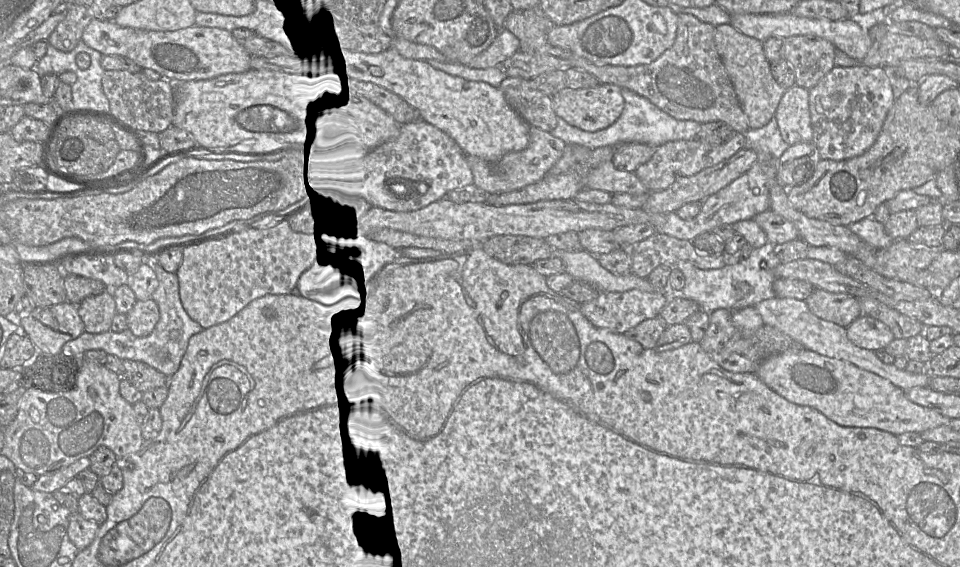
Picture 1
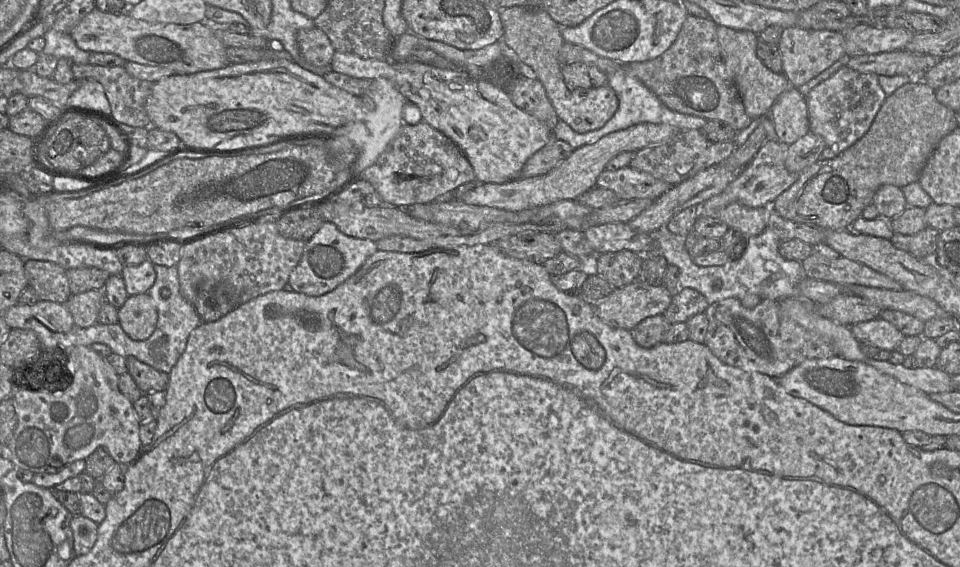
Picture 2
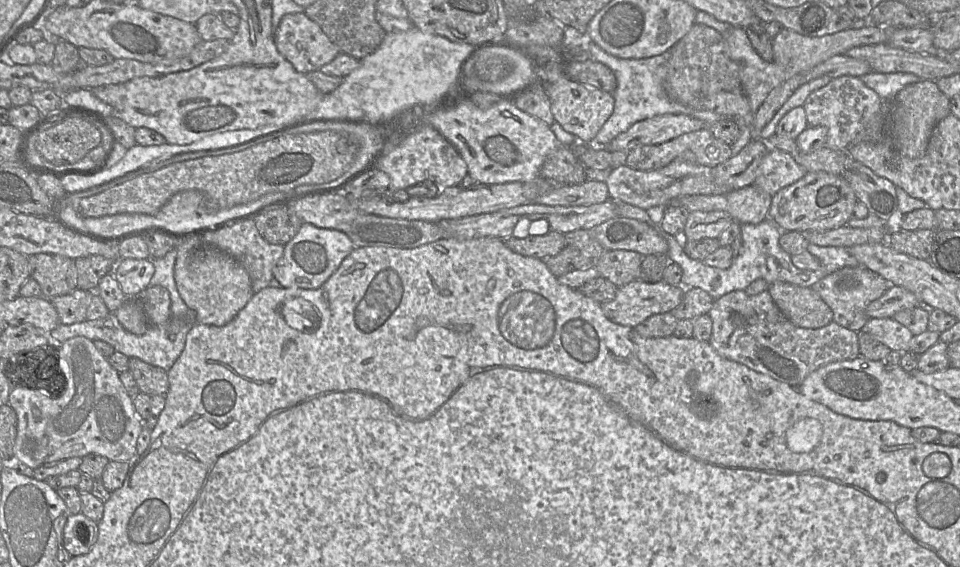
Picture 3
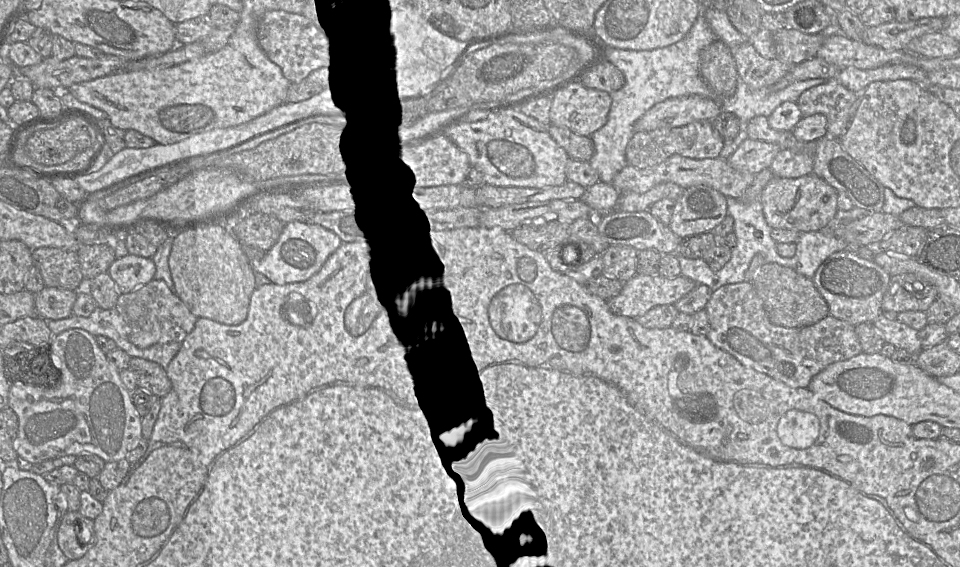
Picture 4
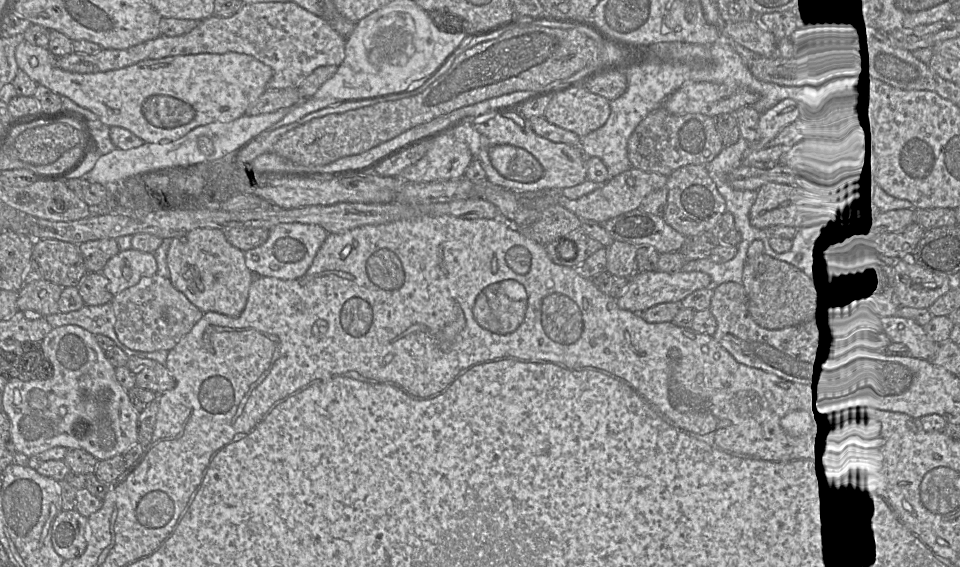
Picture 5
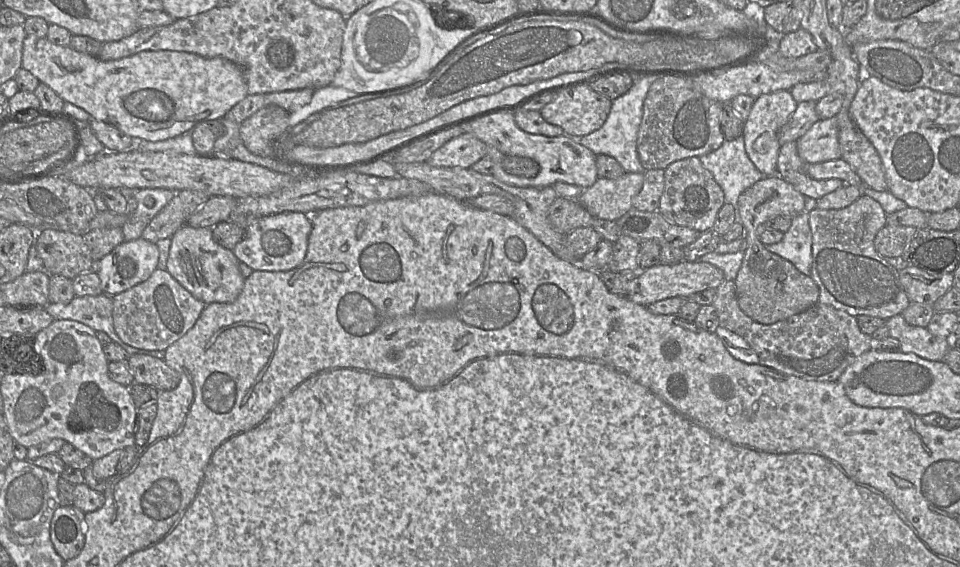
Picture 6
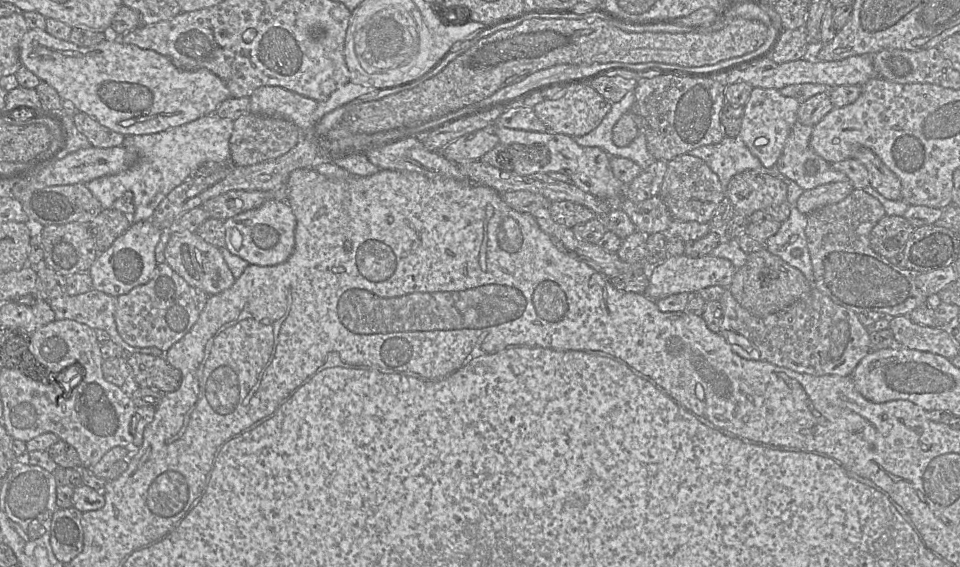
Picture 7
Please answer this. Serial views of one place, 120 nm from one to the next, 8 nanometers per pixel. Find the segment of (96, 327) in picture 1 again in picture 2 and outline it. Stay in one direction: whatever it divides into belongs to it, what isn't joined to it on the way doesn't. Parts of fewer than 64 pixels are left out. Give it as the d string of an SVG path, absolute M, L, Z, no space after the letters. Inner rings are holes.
M89 290L71 295L66 307L71 313L74 324L86 328L98 323L98 314L105 296L101 290Z

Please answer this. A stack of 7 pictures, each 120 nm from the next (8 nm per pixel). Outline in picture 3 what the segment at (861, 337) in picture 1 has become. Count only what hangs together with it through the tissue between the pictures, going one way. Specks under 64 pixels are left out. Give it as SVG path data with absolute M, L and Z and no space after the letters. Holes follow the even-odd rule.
M892 317L869 318L861 330L873 335L891 350L906 352L910 349L912 332Z

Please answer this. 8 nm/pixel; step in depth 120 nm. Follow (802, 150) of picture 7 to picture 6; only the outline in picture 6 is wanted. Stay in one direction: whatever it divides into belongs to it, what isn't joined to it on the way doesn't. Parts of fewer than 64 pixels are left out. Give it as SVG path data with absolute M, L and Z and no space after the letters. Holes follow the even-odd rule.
M796 141L780 148L776 174L806 198L817 200L845 185L840 179L815 180L805 172L806 164L798 155Z

